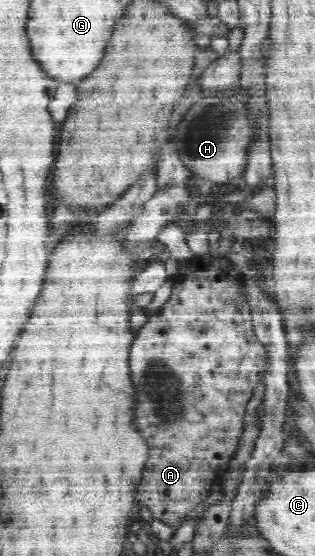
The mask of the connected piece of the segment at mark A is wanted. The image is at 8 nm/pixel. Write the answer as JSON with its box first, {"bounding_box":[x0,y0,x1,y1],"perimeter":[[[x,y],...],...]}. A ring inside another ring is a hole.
{"bounding_box":[131,253,269,529],"perimeter":[[[203,253],[192,256],[190,259],[182,261],[178,267],[179,271],[170,280],[172,282],[172,292],[165,304],[153,315],[137,333],[135,345],[131,347],[131,375],[135,377],[135,385],[139,385],[139,425],[143,425],[143,433],[147,433],[147,443],[151,446],[149,449],[148,461],[141,470],[141,477],[136,489],[135,502],[147,511],[155,519],[165,522],[176,529],[182,522],[185,513],[195,507],[195,503],[201,497],[211,493],[213,486],[221,482],[223,475],[228,470],[232,454],[237,448],[237,441],[243,428],[243,417],[245,409],[248,407],[255,389],[259,383],[266,379],[266,373],[269,371],[269,358],[265,342],[257,337],[252,322],[250,305],[245,296],[241,296],[241,283],[244,274],[235,268],[233,263],[225,258],[225,254]]]}

